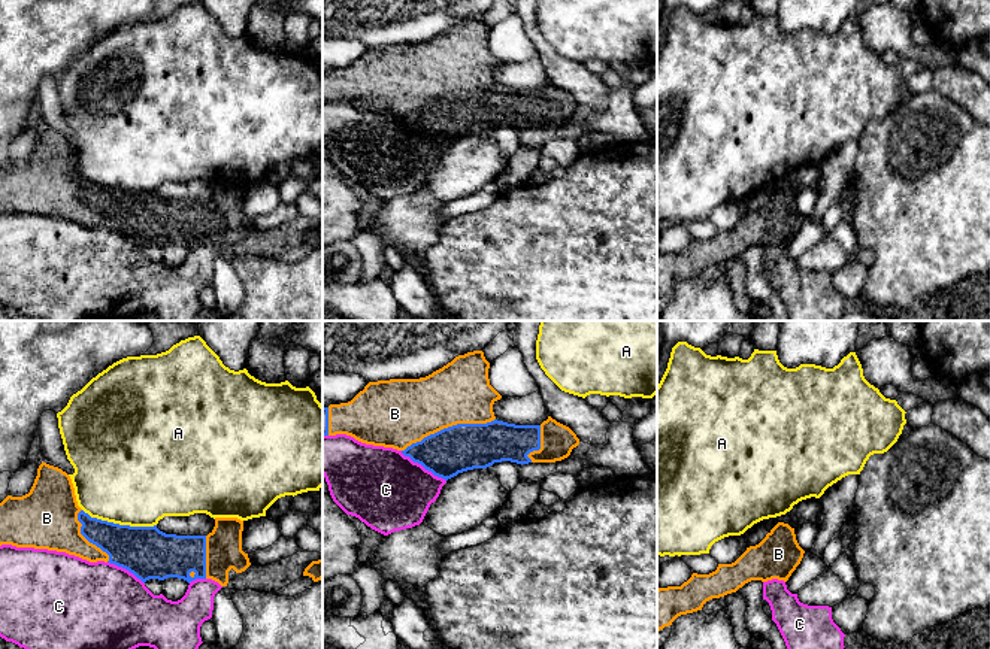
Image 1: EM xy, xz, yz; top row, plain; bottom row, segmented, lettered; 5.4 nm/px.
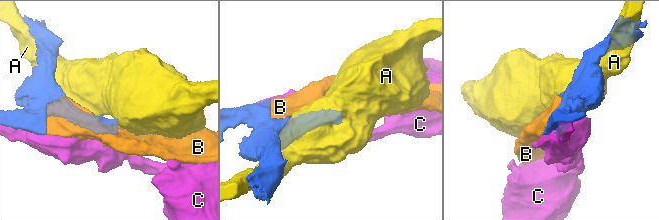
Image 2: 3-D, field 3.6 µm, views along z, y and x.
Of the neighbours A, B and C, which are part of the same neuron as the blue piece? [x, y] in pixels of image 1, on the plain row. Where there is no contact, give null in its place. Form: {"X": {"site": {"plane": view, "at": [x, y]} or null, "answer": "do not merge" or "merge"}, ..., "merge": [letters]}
{"A": {"site": {"plane": "xy", "at": [118, 190]}, "answer": "do not merge"}, "B": {"site": {"plane": "xz", "at": [448, 93]}, "answer": "merge"}, "C": {"site": {"plane": "xz", "at": [423, 132]}, "answer": "do not merge"}, "merge": ["B"]}

